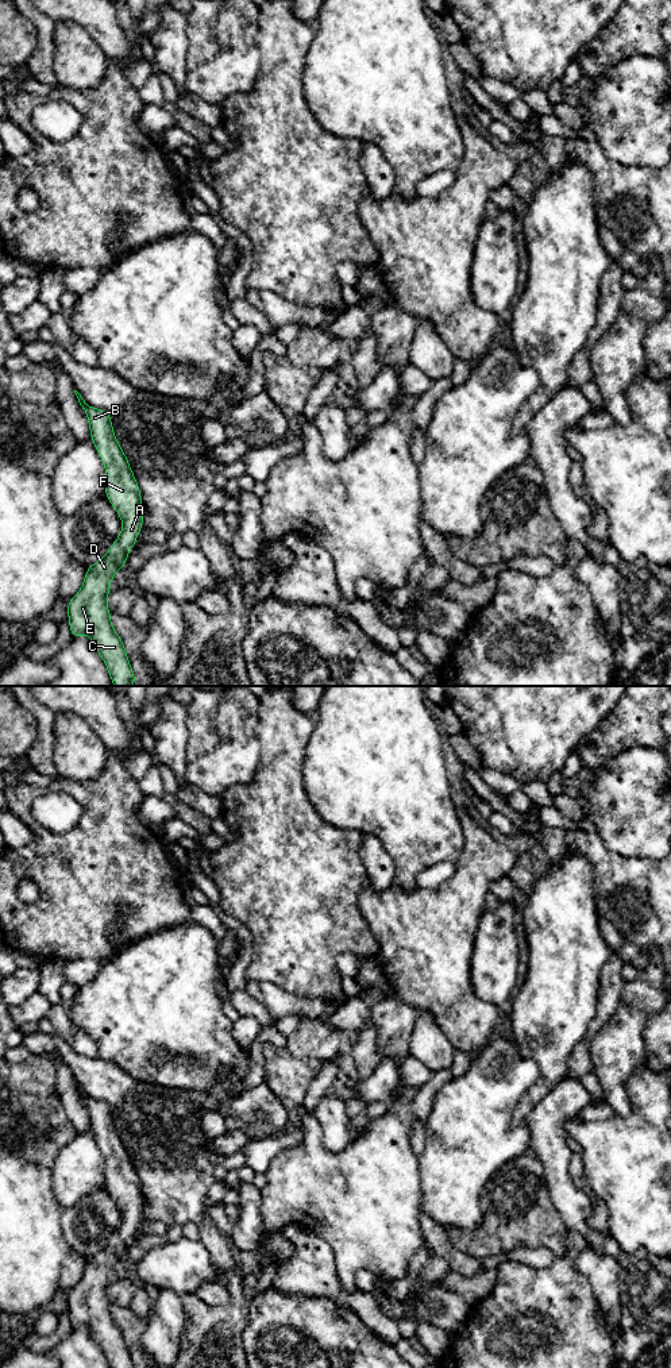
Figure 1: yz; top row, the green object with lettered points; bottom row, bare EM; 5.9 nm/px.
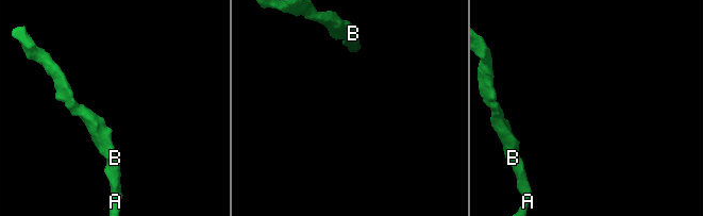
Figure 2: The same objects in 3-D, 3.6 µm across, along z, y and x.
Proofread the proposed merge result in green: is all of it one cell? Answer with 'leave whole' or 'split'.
leave whole

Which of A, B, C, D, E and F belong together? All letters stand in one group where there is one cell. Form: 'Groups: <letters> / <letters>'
Groups: A B C D E F

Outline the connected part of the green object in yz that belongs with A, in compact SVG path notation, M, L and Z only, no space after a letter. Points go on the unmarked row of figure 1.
M77 1082L74 1084L88 1107L92 1132L105 1157L105 1187L119 1205L123 1221L109 1244L86 1260L82 1279L68 1294L70 1323L73 1330L84 1325L90 1327L111 1368L135 1368L124 1336L111 1317L107 1288L115 1264L124 1259L140 1224L143 1194L128 1151L115 1129L109 1105L92 1099Z

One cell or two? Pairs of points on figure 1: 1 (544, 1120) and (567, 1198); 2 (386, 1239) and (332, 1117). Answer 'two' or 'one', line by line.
1: one
2: two

